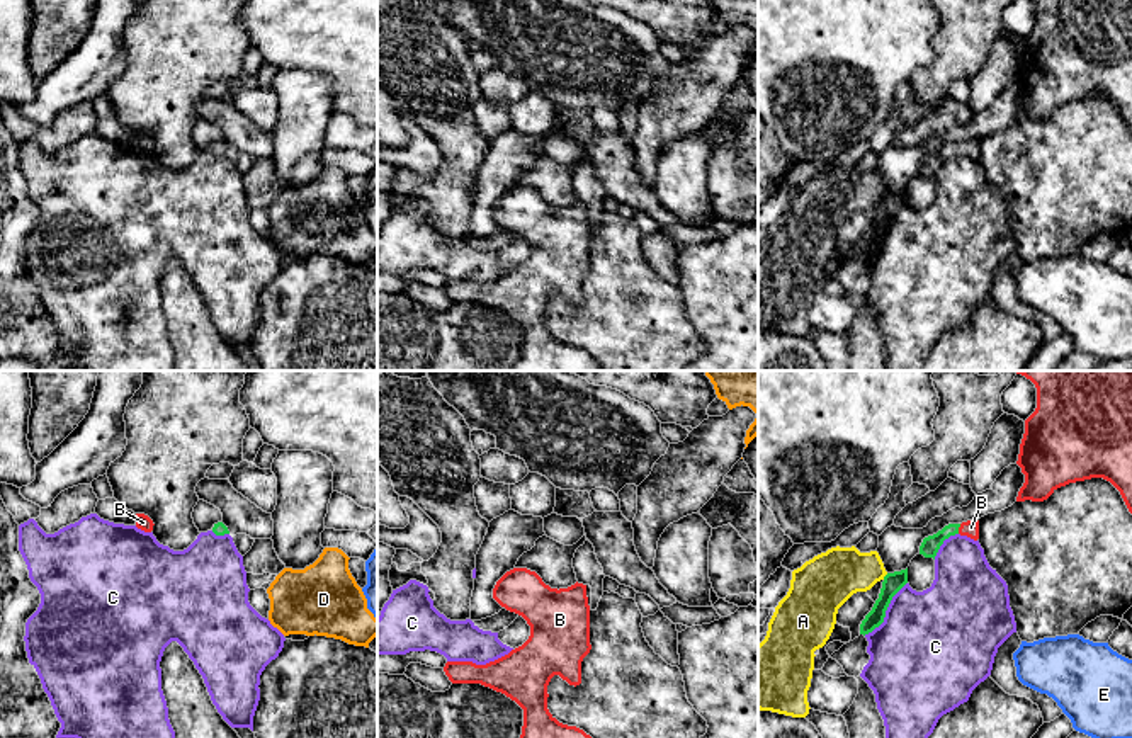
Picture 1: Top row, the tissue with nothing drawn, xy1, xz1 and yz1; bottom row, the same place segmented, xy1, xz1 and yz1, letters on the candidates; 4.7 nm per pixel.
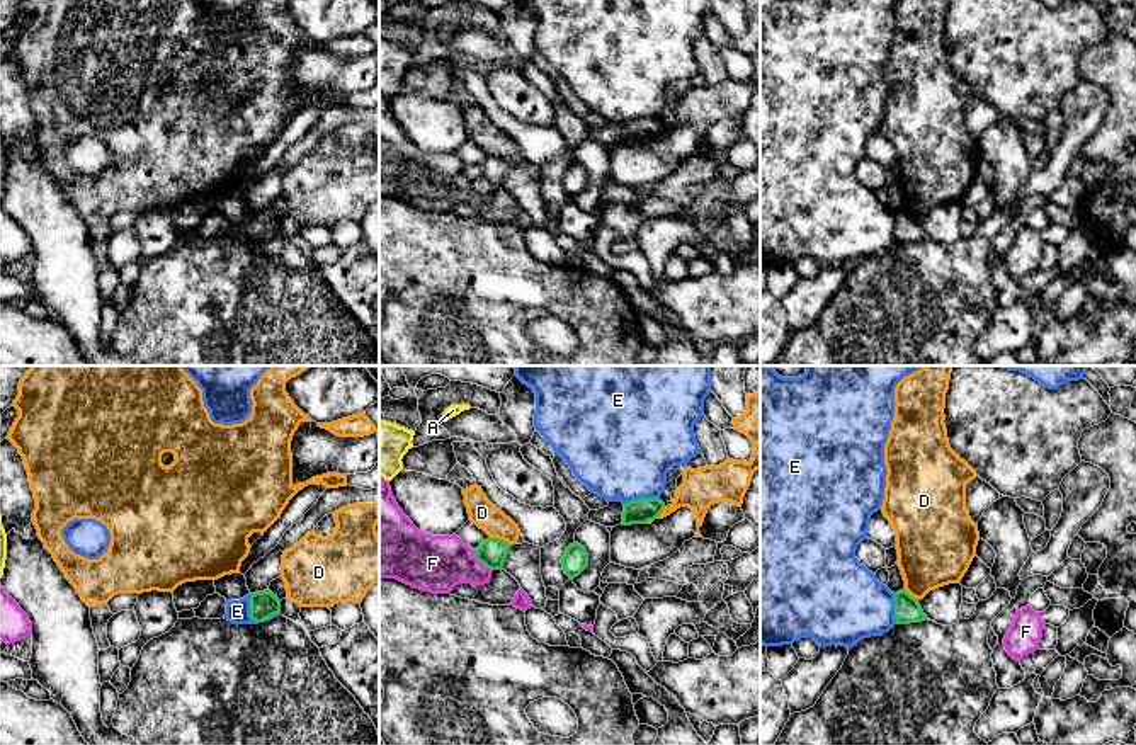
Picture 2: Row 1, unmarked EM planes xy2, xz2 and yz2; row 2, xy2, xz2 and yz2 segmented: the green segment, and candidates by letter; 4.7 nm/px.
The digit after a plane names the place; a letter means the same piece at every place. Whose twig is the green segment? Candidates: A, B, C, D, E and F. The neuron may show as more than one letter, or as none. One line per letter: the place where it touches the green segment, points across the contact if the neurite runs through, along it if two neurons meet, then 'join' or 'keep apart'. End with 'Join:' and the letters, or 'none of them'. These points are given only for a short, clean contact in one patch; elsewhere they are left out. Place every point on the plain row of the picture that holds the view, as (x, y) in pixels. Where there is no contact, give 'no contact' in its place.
A: meets green in yz1 at (884, 196); border along yz1 (888, 193), (882, 198); keep apart
B: meets green in yz1 at (957, 148); runs through yz1 (930, 164), (947, 150), (957, 148), (971, 147); join
C: meets green in yz1 at (886, 228); keep apart
D: meets green in xz2 at (500, 159); keep apart
E: meets green in xz2 at (640, 118); border along xz2 (657, 116), (631, 118), (624, 123); keep apart
F: meets green in xz2 at (480, 181); border along xz2 (473, 169), (475, 176), (492, 189); keep apart
Join: B

